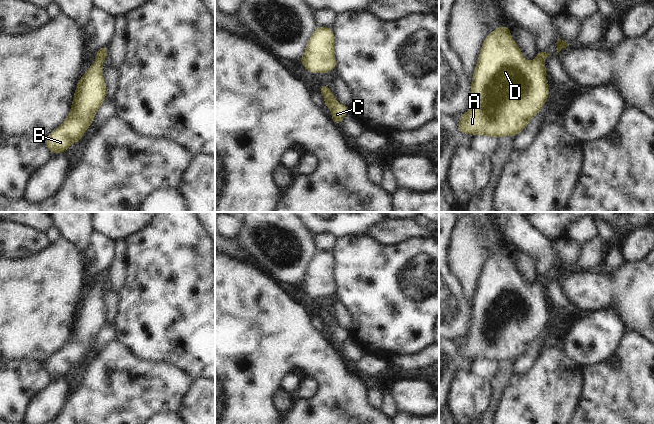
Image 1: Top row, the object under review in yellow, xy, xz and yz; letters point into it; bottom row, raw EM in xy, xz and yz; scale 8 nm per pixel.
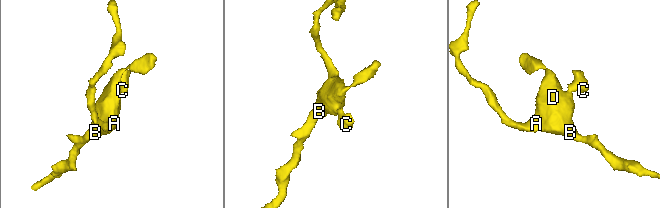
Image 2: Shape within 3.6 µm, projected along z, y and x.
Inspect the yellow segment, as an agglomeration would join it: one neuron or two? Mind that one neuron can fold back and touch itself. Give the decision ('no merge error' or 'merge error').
no merge error

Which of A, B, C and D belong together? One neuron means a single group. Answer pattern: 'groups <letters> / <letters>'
groups A B C D

